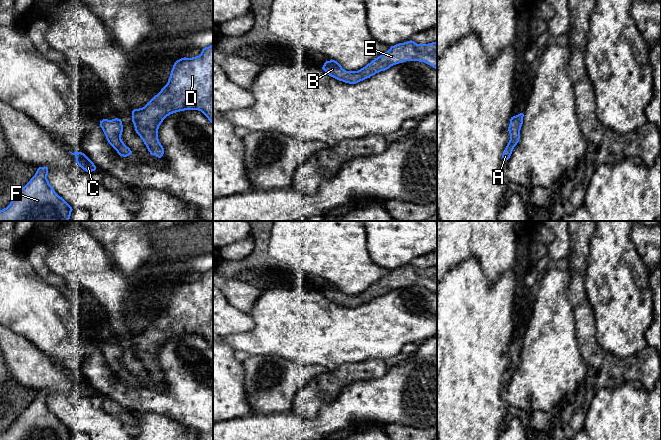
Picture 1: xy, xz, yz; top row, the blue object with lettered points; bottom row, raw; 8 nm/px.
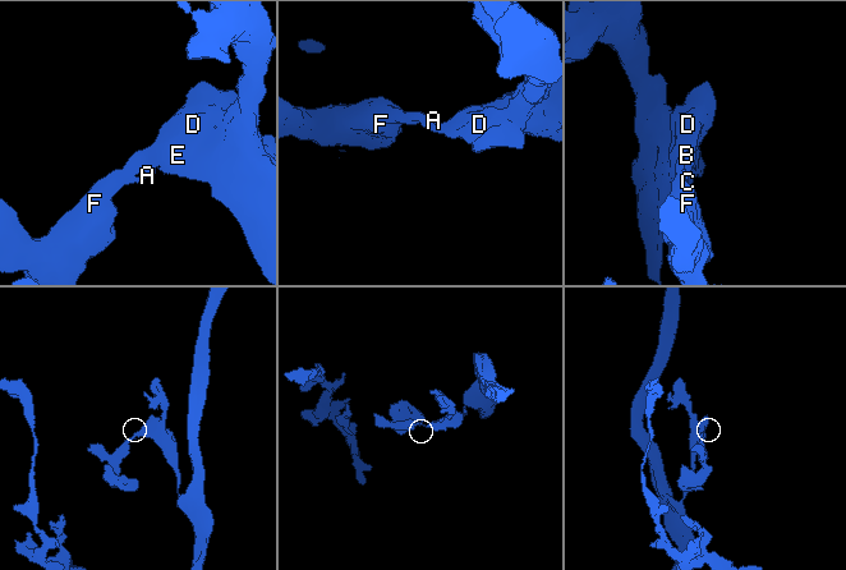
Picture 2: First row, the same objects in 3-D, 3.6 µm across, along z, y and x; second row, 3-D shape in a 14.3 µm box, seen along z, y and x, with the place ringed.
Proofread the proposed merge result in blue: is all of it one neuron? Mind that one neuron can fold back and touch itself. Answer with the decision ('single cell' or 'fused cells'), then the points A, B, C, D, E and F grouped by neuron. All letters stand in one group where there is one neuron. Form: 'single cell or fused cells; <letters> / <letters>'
single cell; A B C D E F

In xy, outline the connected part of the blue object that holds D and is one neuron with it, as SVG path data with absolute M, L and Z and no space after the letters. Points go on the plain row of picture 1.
M213 268L202 273L199 280L177 284L167 308L144 331L132 335L136 357L143 364L151 379L161 382L164 372L158 363L158 353L170 338L185 335L201 335L213 347Z

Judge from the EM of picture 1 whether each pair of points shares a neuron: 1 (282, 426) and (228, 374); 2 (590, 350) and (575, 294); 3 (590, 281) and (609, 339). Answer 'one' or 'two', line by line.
1: two
2: one
3: one

